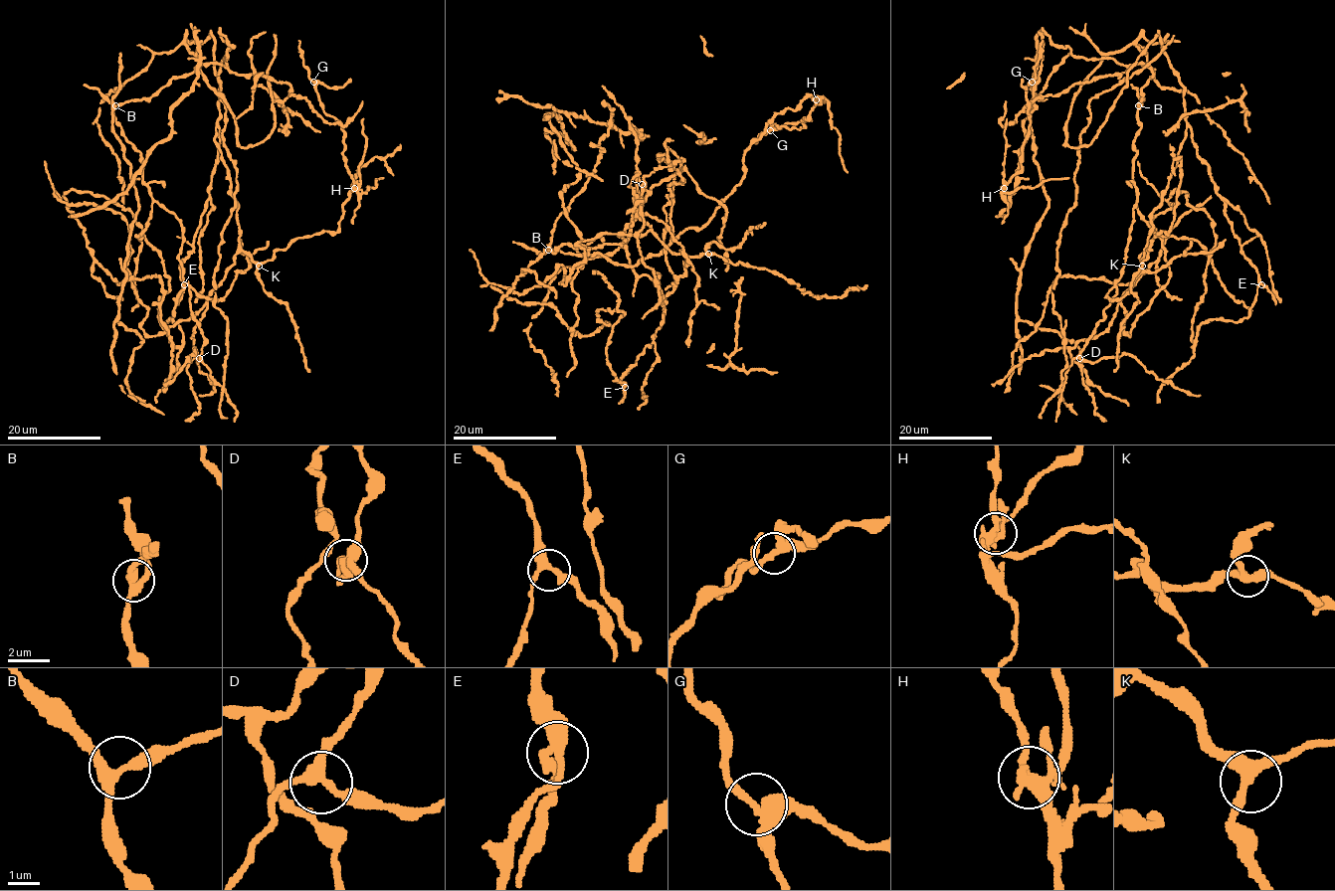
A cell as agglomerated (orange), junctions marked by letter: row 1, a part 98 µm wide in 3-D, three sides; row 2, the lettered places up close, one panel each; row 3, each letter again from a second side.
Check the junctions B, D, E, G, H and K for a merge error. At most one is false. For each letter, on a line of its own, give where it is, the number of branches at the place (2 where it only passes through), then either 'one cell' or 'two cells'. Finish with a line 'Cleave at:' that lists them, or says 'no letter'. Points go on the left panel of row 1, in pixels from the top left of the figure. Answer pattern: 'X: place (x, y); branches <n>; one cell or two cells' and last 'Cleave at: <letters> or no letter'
B: place (115, 105); branches 3; one cell
D: place (199, 358); branches 3; one cell
E: place (184, 284); branches 3; one cell
G: place (313, 82); branches 3; one cell
H: place (354, 188); branches 3; two cells
K: place (259, 266); branches 3; one cell
Cleave at: H

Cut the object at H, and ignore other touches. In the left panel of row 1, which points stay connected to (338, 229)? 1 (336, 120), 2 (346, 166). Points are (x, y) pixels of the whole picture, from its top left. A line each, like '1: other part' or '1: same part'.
1: same part
2: same part

